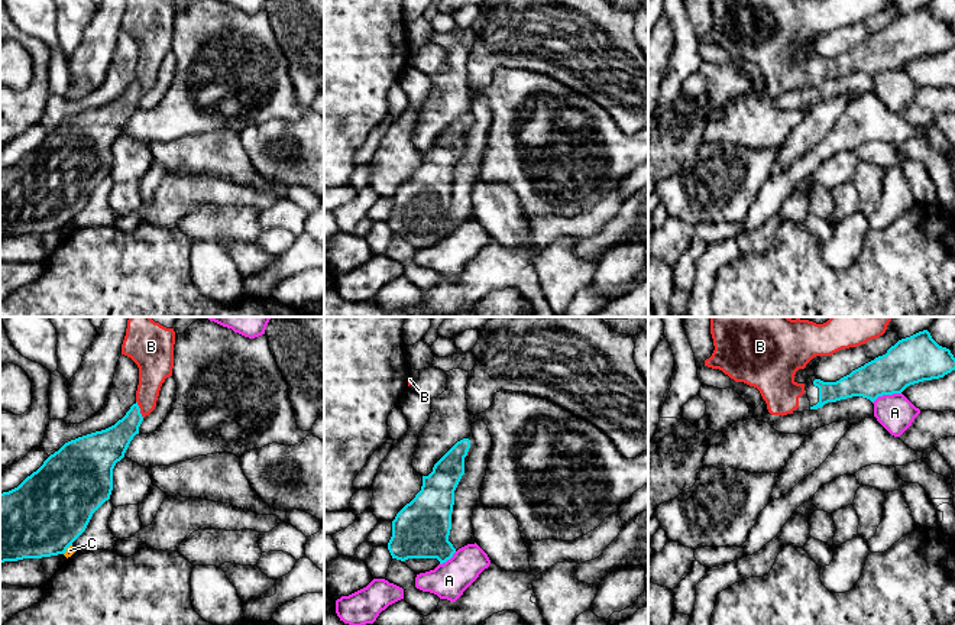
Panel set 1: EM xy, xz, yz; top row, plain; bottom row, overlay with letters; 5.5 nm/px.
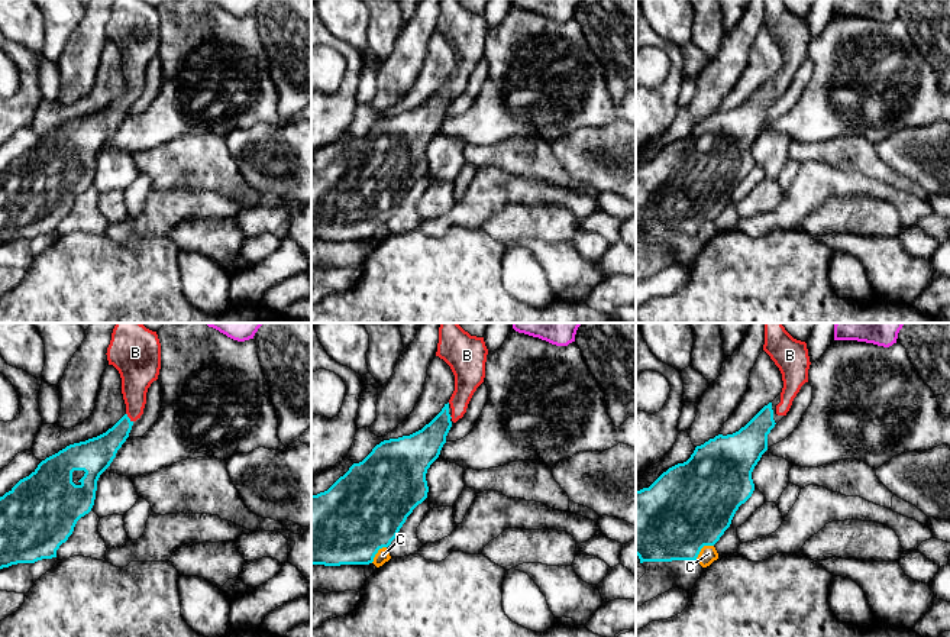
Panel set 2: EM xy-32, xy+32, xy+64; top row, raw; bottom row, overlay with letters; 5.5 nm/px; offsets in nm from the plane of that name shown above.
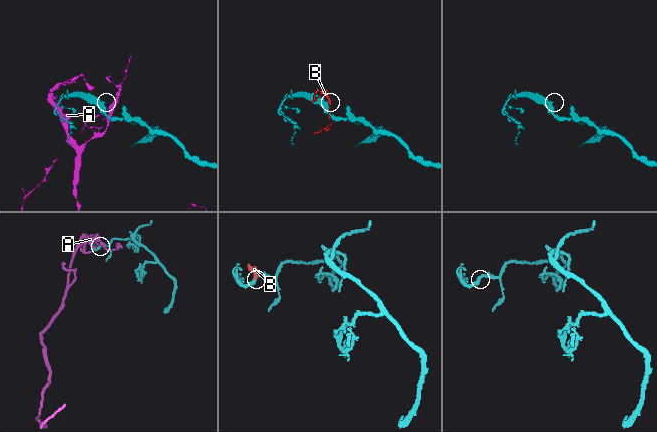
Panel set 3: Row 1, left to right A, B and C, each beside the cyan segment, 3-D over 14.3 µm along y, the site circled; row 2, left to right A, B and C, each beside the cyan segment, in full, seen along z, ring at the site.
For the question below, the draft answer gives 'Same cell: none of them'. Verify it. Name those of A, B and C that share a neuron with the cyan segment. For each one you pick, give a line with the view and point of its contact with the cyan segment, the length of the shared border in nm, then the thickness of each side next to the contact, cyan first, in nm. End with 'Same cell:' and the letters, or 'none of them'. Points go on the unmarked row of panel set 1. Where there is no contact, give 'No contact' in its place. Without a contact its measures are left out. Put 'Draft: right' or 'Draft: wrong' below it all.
B: Touches cyan at xy (139, 86). Shared border 100 nm. Thickness 190 nm (cyan) against 180 nm
Same cell: B
Draft: wrong

